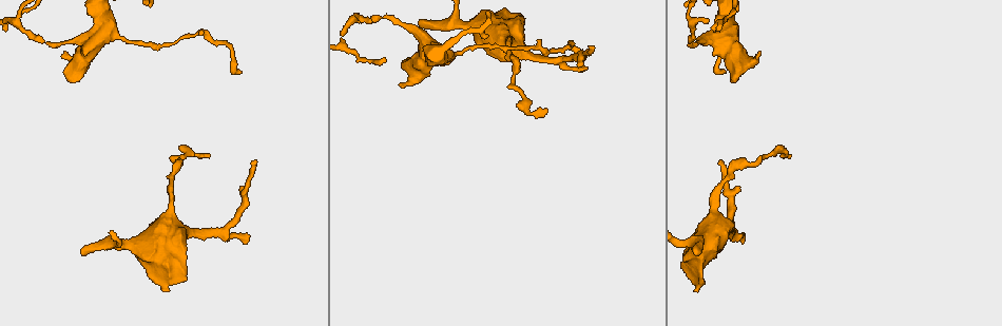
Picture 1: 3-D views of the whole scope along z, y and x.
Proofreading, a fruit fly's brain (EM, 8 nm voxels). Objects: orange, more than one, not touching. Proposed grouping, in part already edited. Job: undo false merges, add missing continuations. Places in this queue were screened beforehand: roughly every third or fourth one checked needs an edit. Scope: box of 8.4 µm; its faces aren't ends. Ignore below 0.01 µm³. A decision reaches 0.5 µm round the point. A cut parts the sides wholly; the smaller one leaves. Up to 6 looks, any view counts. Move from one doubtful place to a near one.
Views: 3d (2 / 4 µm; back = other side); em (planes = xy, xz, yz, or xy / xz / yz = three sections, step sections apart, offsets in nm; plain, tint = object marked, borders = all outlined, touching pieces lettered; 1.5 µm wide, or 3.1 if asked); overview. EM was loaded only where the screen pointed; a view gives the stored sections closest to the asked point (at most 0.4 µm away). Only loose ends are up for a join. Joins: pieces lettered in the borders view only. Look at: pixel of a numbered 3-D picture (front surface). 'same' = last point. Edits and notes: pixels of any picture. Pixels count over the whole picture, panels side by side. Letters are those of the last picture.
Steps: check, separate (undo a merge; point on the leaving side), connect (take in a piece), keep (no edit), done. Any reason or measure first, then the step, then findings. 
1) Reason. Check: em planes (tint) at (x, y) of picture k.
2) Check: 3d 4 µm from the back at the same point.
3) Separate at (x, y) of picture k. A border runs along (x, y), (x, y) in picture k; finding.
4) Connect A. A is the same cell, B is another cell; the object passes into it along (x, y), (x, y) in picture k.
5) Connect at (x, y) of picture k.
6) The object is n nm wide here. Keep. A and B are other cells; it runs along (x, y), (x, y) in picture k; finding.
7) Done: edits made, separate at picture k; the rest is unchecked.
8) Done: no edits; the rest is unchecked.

Long arm stops here. Check: 3d 2 µm at (784, 156) of picture 1.

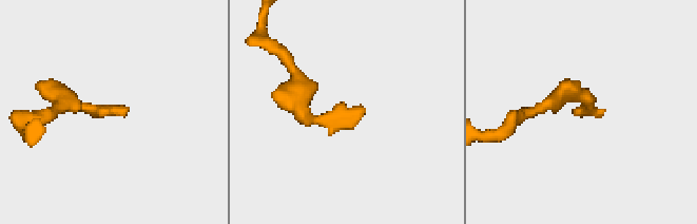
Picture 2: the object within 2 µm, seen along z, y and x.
Check: em xy step 8 (tint) at (581, 112) of picture 2.

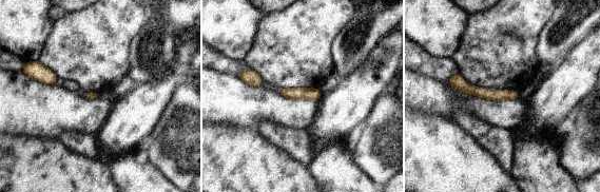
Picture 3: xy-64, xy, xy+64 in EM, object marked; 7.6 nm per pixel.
Another direction. Check: em planes (borders) at the same point.

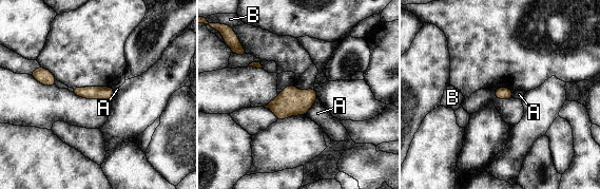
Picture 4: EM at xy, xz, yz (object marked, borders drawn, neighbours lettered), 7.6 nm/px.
Keep. A and B are other cells; a border runs along (316, 98), (305, 115) in picture 4; none of them fits.

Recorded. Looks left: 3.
Tapers out. Check: em xz step 8 (tint) at (721, 74) of picture 1.

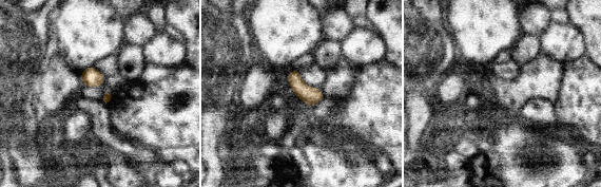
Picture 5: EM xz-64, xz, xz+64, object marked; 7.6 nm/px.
Check: em planes (tint) at the same point.

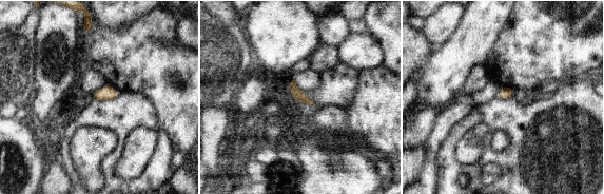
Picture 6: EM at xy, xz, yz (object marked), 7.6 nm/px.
What lies round it. Check: em planes (borders) at the same point.

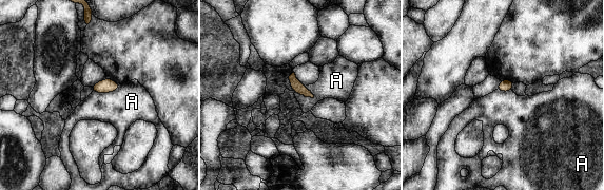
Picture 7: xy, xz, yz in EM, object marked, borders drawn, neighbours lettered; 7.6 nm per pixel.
Keep. A is another cell; no lettered piece goes on from it.

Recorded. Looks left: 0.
Done: no edits; the rest is unchecked.

